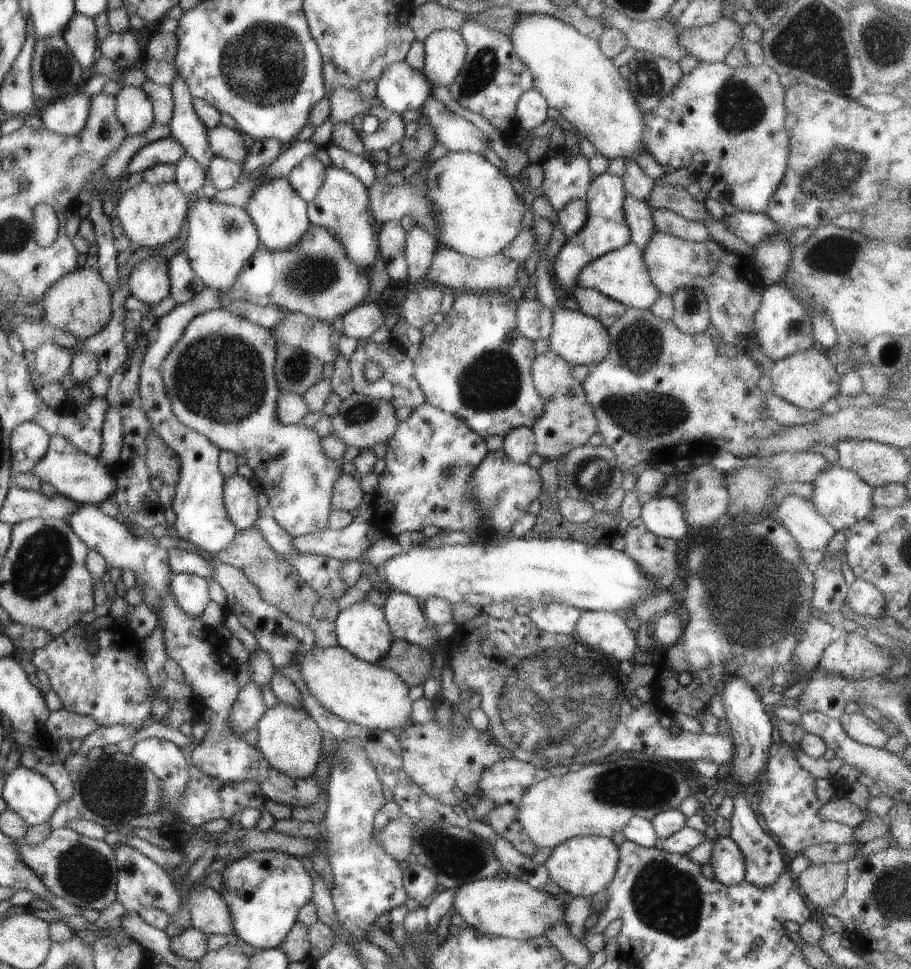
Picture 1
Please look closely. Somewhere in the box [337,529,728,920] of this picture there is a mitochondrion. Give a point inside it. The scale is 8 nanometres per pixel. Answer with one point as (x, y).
(565, 704)

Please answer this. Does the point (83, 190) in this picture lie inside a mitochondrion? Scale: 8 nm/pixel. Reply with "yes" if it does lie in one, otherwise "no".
no

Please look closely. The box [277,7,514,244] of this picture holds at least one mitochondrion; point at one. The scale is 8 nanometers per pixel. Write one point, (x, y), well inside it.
(481, 71)

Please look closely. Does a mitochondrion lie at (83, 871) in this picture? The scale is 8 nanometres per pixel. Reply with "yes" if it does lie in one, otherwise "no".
yes

